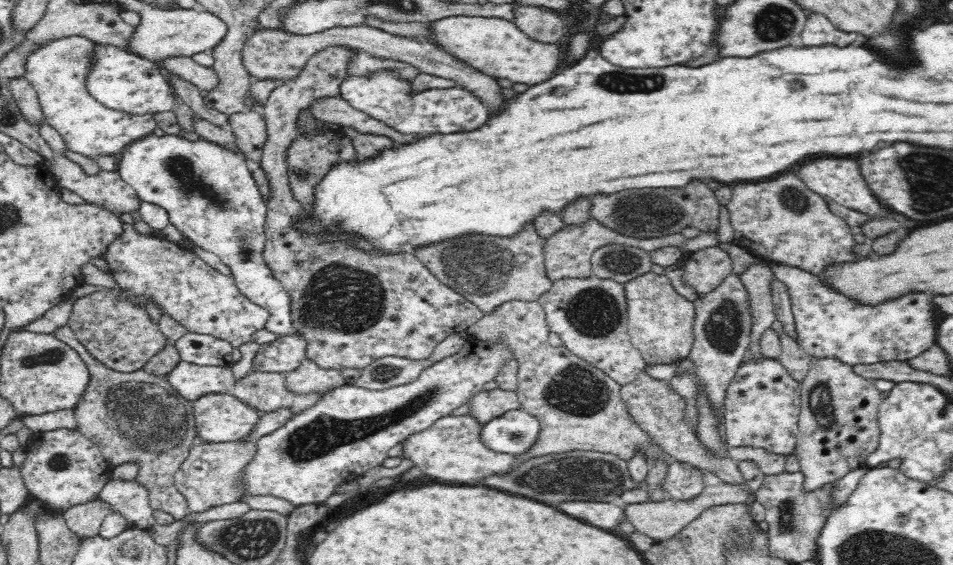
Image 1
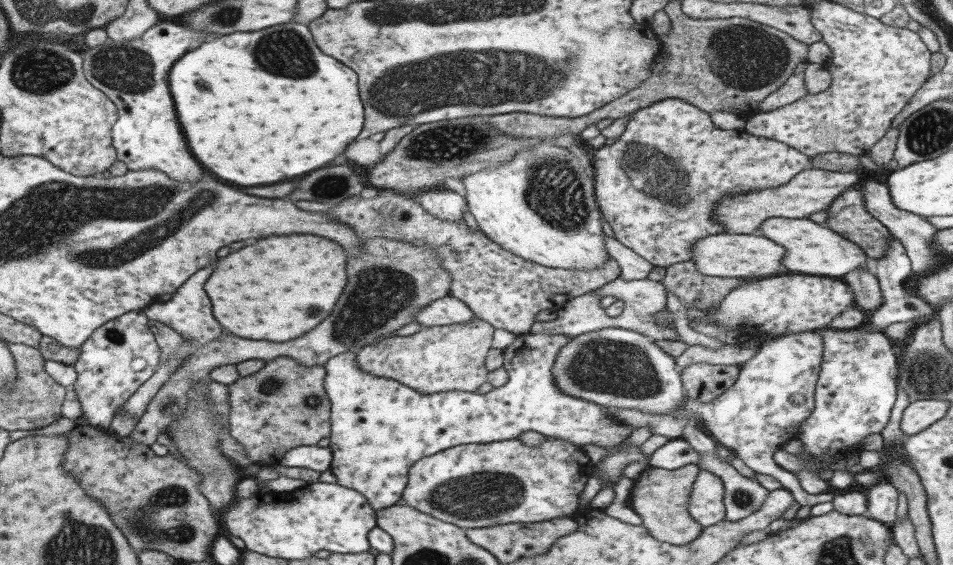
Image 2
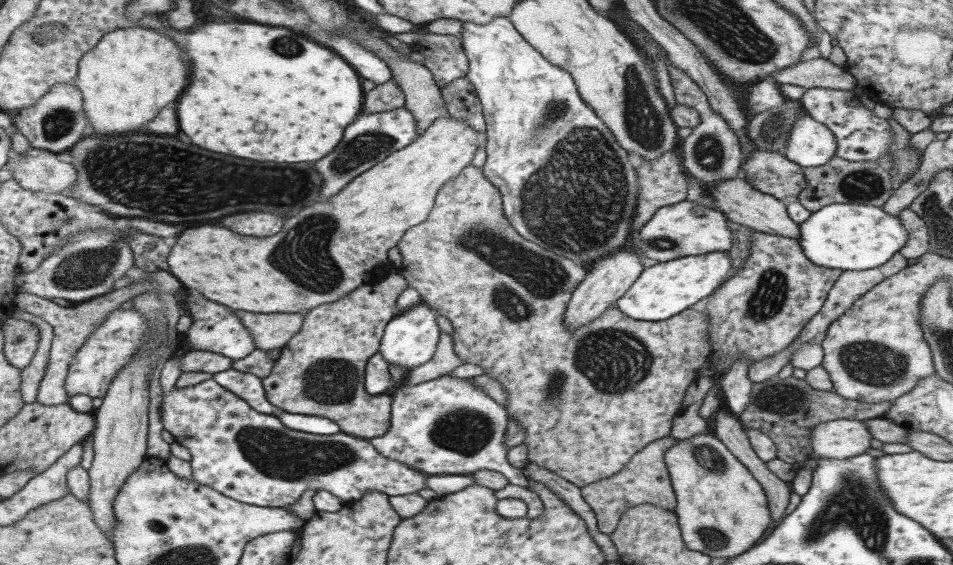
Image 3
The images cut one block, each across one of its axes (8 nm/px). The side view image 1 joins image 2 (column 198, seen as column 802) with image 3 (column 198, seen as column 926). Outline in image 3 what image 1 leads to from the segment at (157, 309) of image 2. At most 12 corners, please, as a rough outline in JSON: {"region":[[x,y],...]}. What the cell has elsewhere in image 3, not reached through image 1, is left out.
{"region":[[187,296],[188,350],[231,360],[254,348],[219,304]]}

